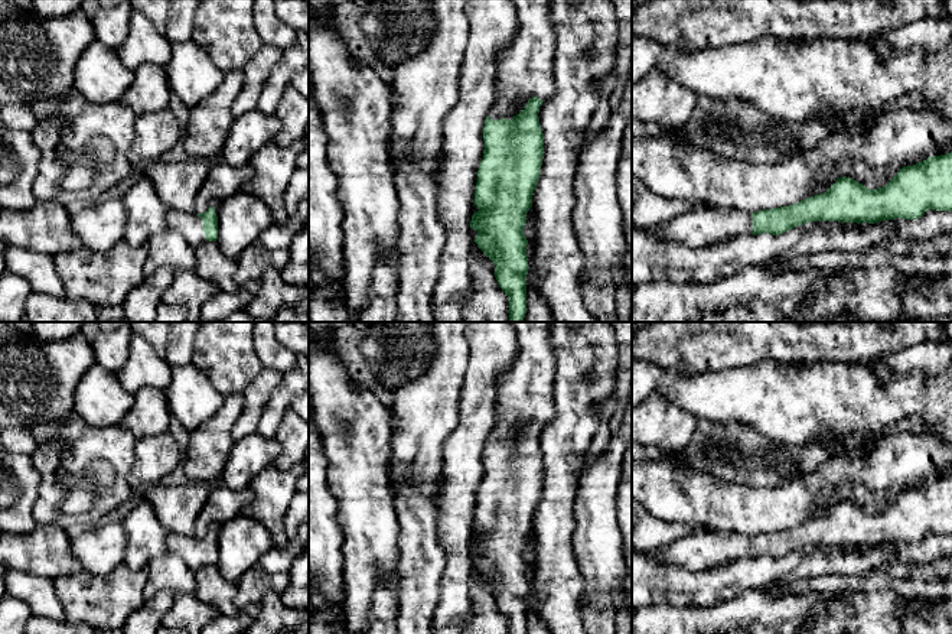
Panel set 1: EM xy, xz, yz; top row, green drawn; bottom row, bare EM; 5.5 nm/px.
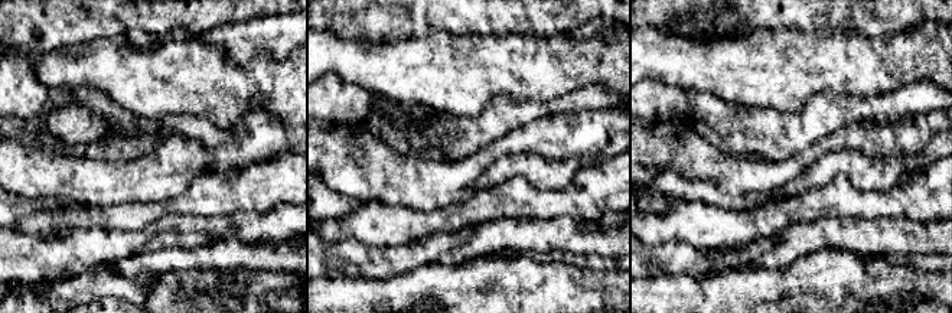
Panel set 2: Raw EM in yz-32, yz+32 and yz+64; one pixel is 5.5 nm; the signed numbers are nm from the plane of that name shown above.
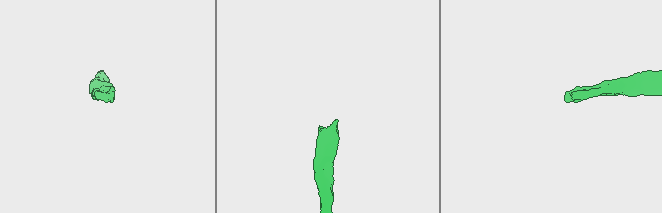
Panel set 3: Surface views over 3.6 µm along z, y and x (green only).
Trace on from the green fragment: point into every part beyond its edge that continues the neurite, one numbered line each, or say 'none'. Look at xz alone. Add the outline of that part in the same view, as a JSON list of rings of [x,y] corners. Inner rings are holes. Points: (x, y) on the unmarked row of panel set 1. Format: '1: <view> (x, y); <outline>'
1: xz (525, 392); [[[552,322],[509,323],[516,331],[518,354],[498,377],[492,443],[516,439],[532,420],[547,425],[555,416]]]

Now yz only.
1: yz (703, 549); [[[695,529],[669,546],[648,553],[662,563],[678,563],[692,572],[753,556],[752,537],[728,531]]]

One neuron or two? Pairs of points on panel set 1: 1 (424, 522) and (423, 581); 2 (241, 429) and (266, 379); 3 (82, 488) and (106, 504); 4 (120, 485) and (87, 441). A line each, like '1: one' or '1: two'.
1: one
2: one
3: two
4: one

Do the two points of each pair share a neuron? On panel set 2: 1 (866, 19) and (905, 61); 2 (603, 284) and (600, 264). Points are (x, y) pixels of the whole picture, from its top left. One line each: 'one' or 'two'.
1: two
2: two

